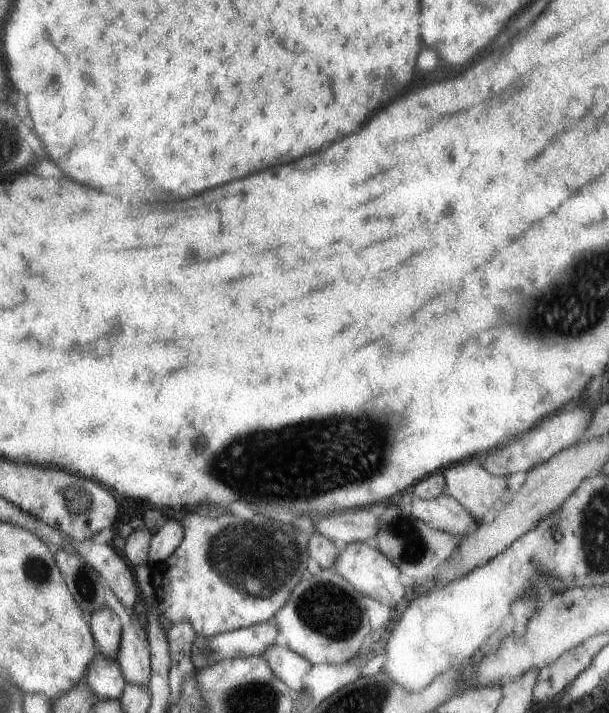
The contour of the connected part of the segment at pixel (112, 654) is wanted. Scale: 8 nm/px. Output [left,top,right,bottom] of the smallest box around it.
[93,610,123,662]

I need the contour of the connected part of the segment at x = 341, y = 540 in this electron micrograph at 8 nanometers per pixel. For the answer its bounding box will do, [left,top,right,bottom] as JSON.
[315,510,381,552]

